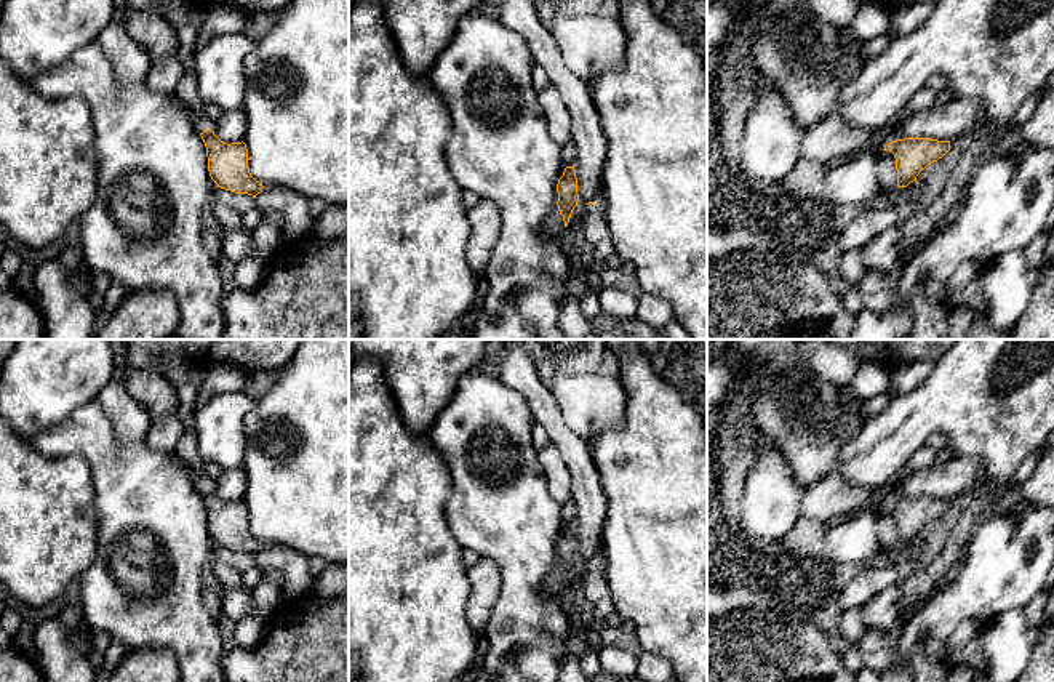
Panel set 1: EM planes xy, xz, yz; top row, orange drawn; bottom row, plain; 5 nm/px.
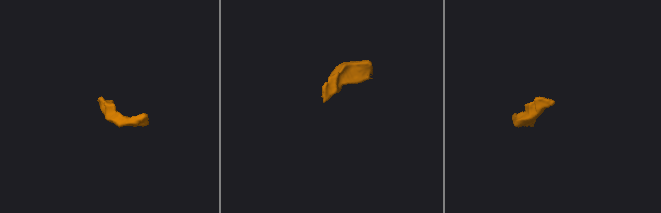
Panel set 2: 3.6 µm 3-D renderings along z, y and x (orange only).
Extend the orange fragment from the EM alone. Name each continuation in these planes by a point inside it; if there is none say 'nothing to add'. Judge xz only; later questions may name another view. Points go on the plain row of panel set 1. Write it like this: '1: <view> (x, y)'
1: xz (554, 583)

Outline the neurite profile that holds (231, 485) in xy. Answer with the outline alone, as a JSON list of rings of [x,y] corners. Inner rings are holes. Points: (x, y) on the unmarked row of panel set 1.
[[[242,466],[229,471],[222,471],[218,479],[211,482],[214,493],[227,501],[242,501],[246,491],[246,472]]]

